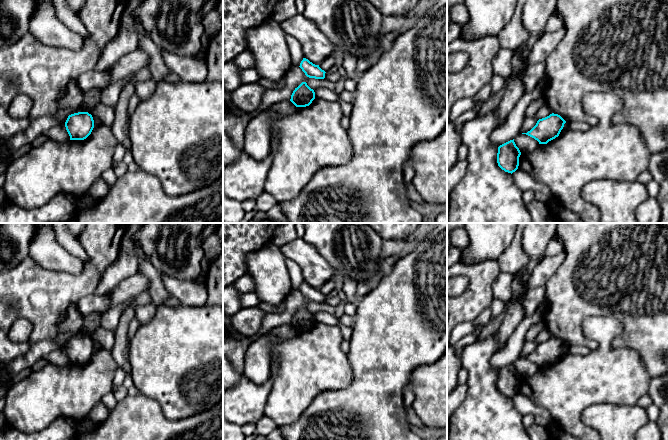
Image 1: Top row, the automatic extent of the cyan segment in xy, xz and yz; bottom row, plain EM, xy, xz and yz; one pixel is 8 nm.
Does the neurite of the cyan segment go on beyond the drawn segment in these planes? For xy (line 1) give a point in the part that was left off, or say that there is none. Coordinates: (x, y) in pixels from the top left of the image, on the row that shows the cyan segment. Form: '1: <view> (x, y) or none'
1: none

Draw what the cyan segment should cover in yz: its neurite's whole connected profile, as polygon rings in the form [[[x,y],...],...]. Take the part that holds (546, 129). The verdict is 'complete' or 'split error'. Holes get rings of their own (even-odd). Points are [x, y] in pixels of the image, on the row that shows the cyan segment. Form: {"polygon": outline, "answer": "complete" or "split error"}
{"polygon": [[[552,113],[545,118],[539,119],[536,125],[530,131],[528,131],[527,133],[522,133],[522,134],[526,134],[534,138],[535,140],[539,142],[539,144],[547,144],[549,141],[559,136],[565,123],[566,121],[560,115]]], "answer": "complete"}

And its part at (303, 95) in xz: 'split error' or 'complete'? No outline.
complete

